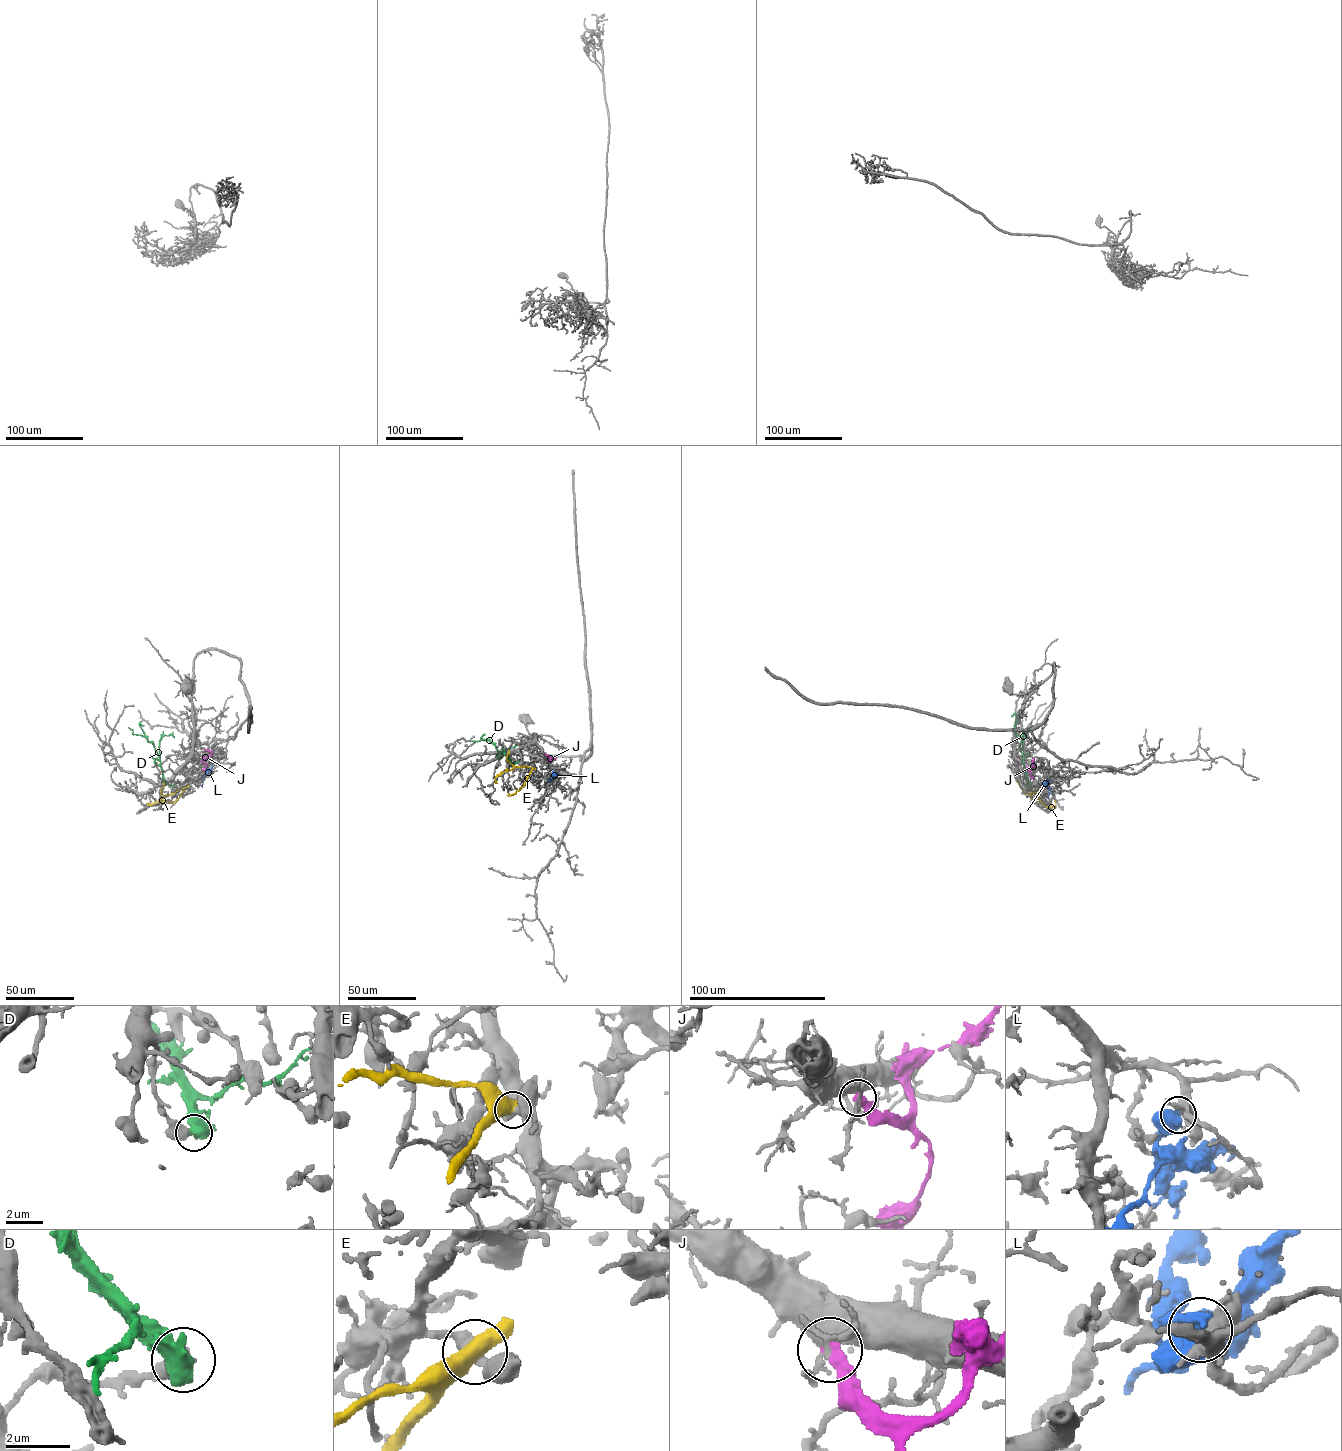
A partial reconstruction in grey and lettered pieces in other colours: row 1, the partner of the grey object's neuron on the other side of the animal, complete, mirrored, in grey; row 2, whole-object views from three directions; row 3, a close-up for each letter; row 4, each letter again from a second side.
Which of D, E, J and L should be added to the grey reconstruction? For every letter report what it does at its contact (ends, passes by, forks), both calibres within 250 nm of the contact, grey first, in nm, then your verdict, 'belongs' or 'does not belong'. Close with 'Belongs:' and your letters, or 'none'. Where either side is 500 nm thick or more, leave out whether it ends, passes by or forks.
D: calibres 500 and 600 nm; does not belong
E: calibres 400 and 500 nm; does not belong
J: it ends; calibres 110 and 400 nm; does not belong
L: calibres 400 and 500 nm; does not belong
Belongs: none

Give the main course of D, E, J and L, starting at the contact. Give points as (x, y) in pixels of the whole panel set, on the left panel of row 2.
D: (165, 784), (160, 758), (153, 743), (133, 734), (128, 727)
E: (187, 786), (148, 805)
J: (201, 760), (204, 762), (211, 753), (204, 749)
L: (208, 772), (203, 776), (202, 787)

